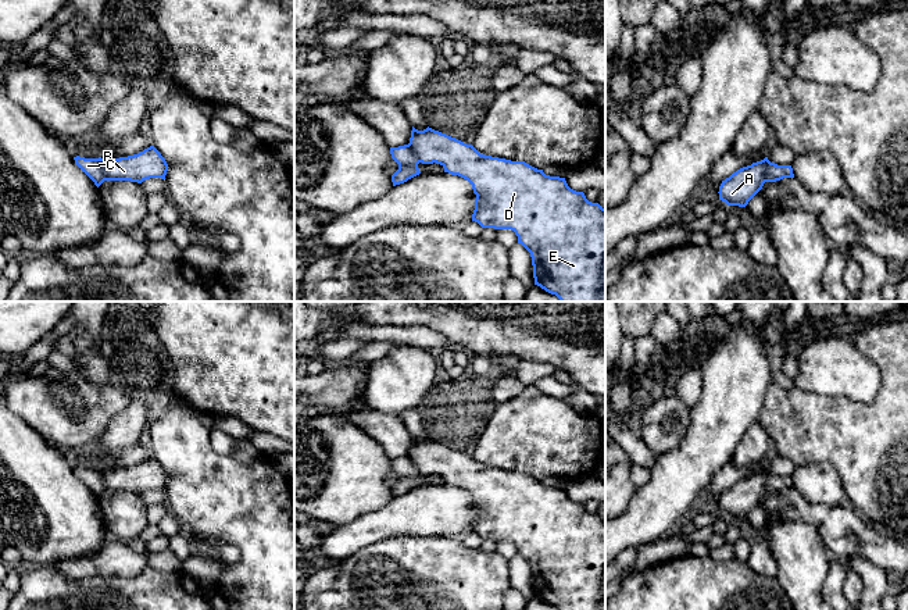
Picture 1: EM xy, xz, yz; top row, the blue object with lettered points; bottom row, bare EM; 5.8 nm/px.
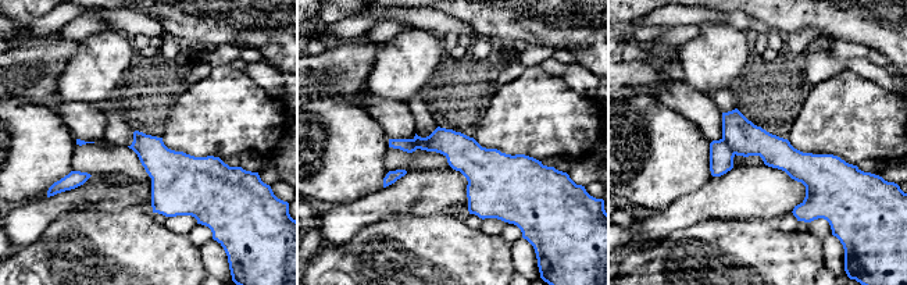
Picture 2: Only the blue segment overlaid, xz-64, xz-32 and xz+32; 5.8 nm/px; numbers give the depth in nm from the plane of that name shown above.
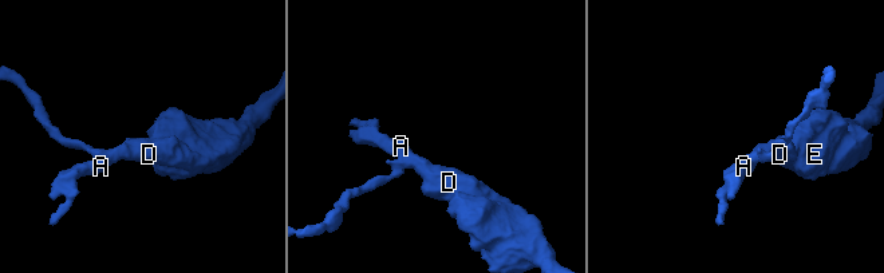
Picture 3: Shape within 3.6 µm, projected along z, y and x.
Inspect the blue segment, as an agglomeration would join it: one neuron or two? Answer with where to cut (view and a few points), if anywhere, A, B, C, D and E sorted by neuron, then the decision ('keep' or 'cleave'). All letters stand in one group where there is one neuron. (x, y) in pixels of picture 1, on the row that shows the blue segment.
cut in xy along (102, 159), (106, 179); A B D E / C; cleave

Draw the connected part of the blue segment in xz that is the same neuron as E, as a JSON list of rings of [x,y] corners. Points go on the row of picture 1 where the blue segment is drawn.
[[[412,126],[410,147],[422,164],[440,164],[444,172],[466,179],[476,195],[472,221],[482,228],[511,229],[532,257],[535,285],[555,295],[561,302],[605,302],[605,208],[591,203],[583,192],[571,189],[565,178],[550,176],[525,161],[480,154],[472,145],[466,145],[446,133]]]

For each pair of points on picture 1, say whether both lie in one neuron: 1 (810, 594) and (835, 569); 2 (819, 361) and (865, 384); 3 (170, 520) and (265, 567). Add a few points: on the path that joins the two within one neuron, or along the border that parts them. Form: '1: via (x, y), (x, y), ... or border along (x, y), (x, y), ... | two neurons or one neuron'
1: border along (830, 563), (822, 595) | two neurons
2: via (830, 367), (836, 367), (854, 377) | one neuron
3: border along (170, 512), (182, 525) | two neurons

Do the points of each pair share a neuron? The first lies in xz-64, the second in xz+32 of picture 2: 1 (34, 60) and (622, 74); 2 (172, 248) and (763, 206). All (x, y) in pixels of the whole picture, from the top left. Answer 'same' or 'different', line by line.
1: same
2: different

